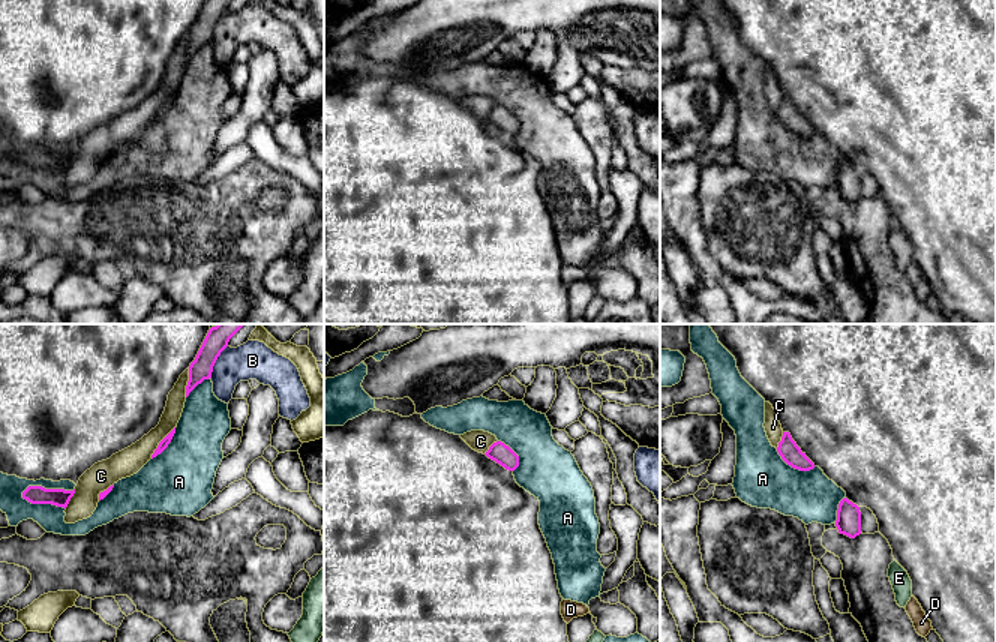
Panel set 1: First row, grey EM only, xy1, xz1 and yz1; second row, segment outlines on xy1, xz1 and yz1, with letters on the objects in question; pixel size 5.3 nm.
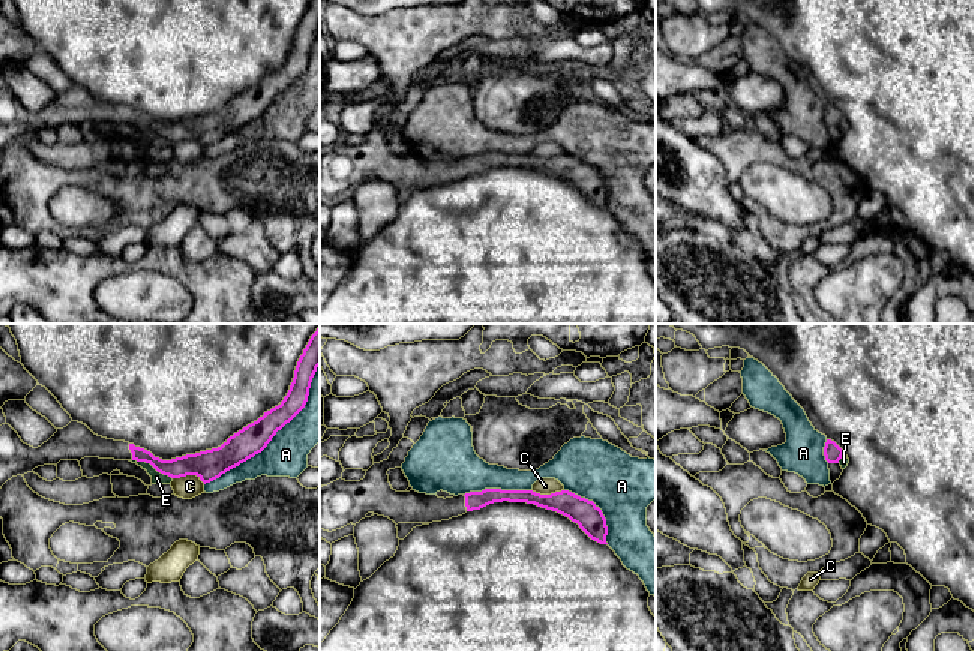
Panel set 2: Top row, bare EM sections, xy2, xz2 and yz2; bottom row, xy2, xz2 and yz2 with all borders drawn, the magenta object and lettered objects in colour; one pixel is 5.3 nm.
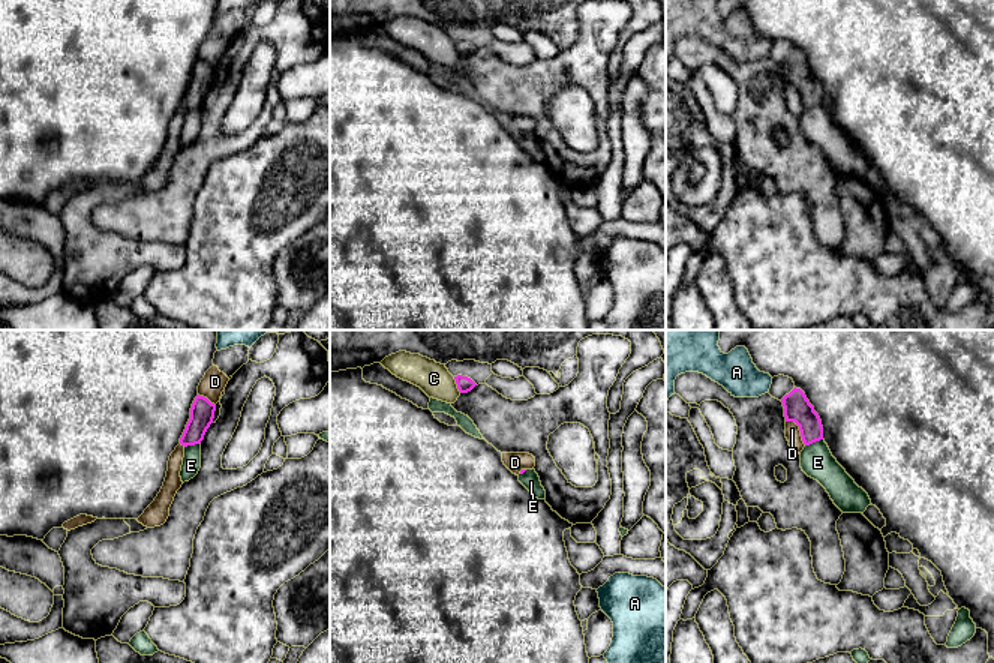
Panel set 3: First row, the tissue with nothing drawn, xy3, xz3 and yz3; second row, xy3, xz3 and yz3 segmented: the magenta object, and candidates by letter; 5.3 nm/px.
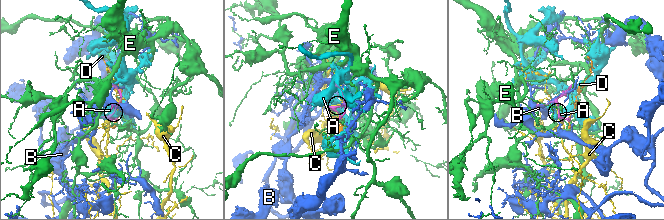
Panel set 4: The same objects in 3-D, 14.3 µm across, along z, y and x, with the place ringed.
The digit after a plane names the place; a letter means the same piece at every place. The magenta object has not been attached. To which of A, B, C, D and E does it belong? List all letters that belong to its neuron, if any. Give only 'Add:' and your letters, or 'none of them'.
Add: none of them

